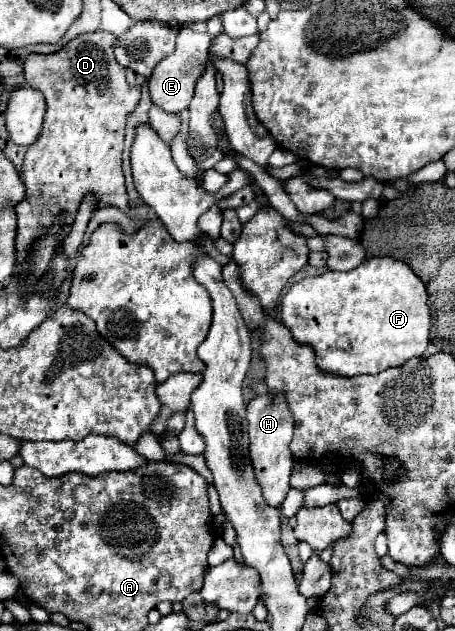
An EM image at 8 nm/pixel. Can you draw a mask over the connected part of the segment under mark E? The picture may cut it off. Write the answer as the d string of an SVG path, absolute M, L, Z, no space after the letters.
M182 28L178 32L176 50L154 68L154 72L148 80L152 104L160 106L162 110L166 110L170 114L186 110L186 106L190 104L190 98L194 94L194 82L202 76L202 68L206 68L206 64L208 64L208 48L210 48L210 36L206 32L194 32L190 28Z

